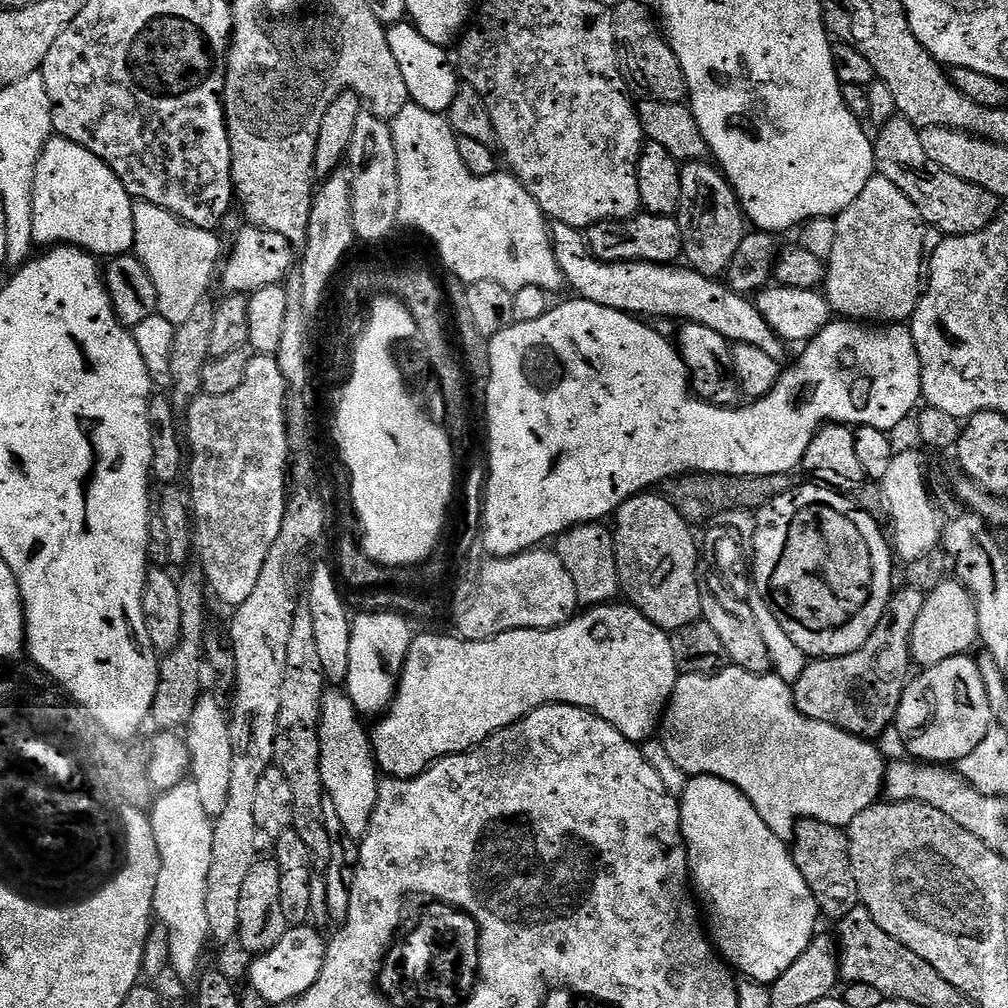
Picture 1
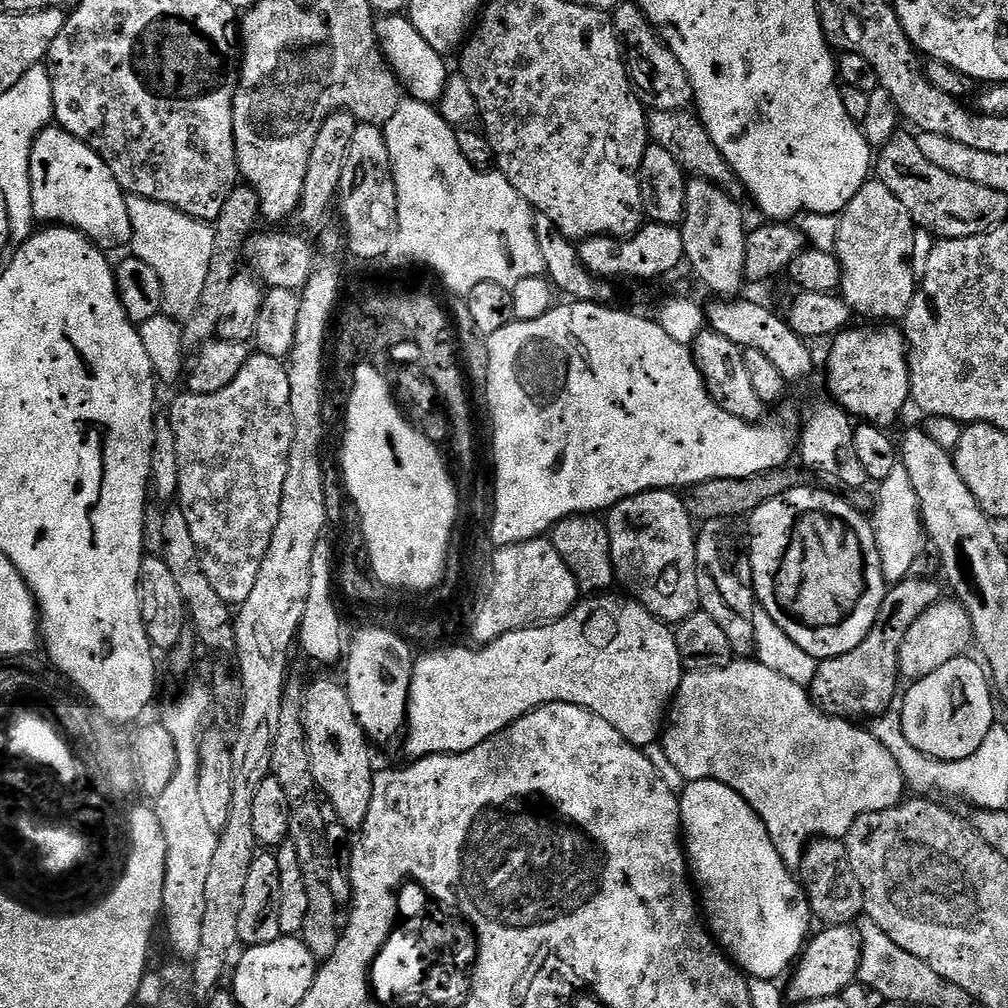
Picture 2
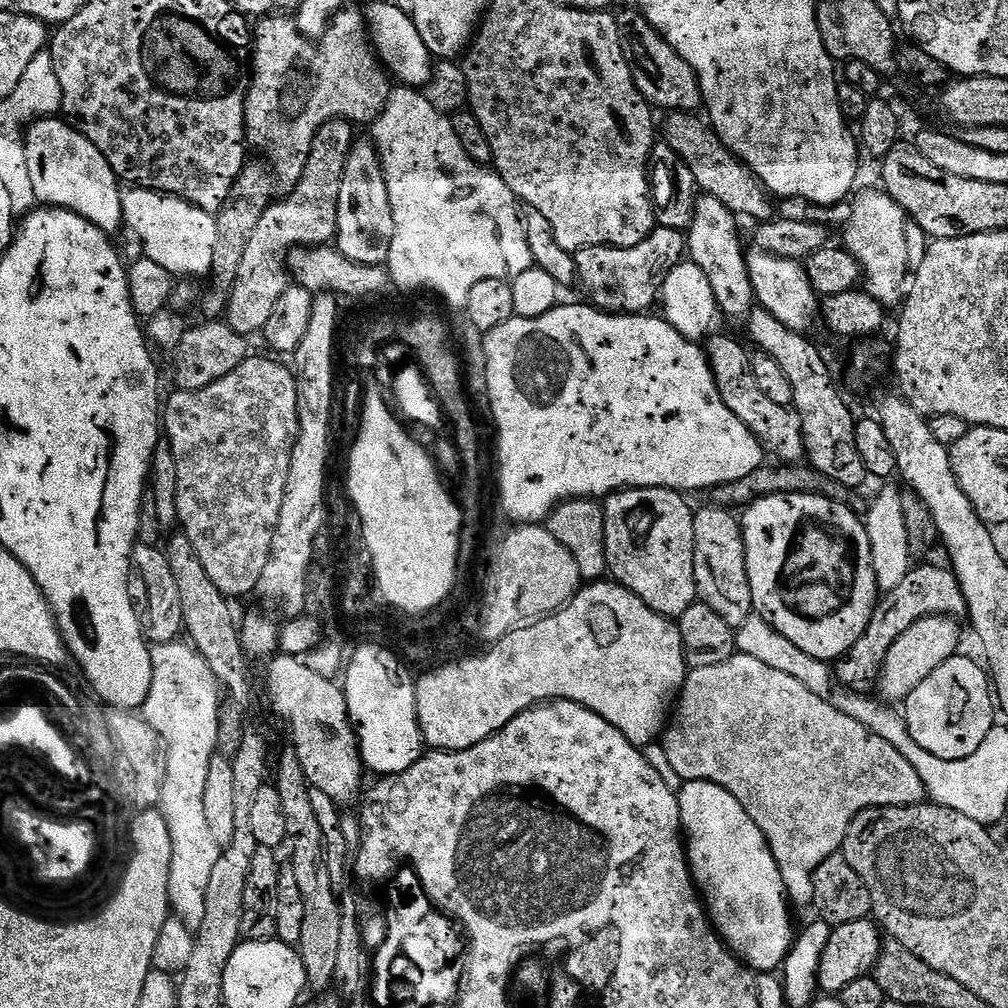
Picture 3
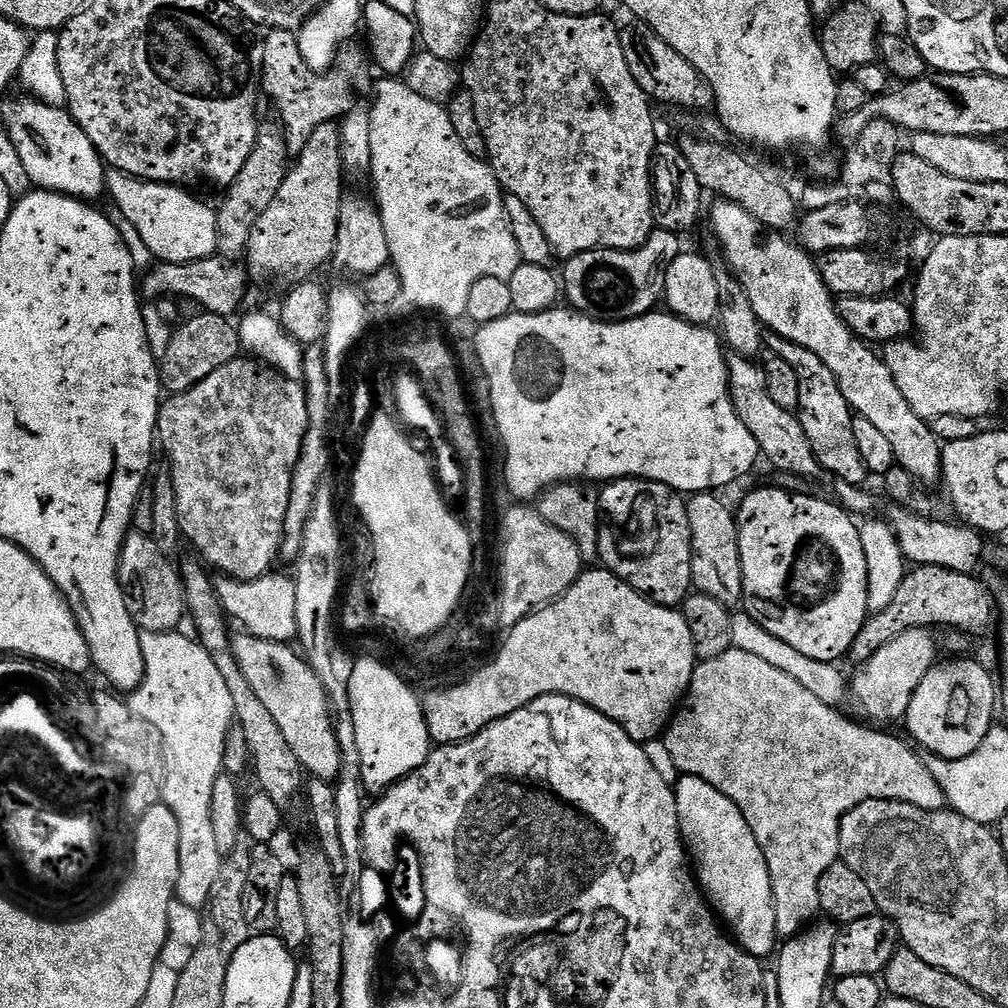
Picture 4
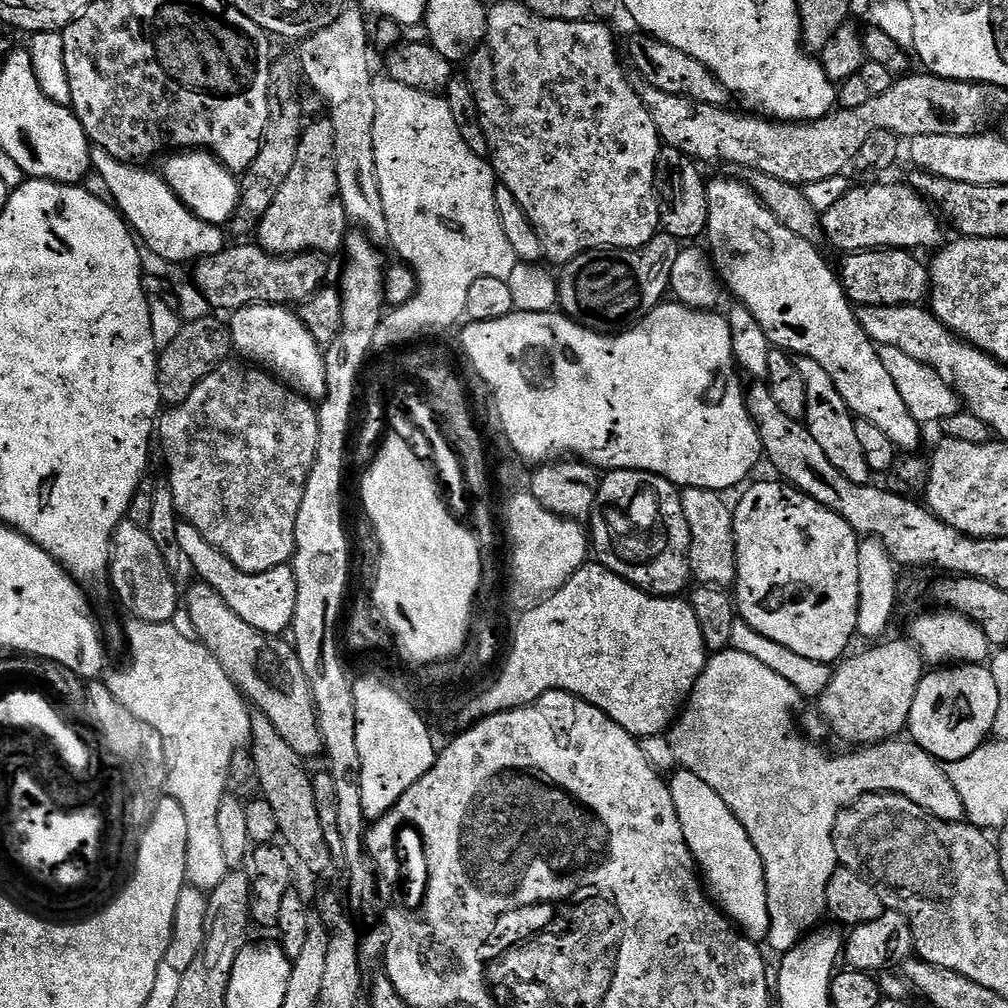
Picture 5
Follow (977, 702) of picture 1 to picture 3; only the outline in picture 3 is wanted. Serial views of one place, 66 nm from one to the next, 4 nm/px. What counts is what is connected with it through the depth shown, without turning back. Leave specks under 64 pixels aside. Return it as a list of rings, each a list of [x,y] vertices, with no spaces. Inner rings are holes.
[[[957,654],[942,662],[902,704],[914,742],[918,742],[922,750],[930,750],[930,754],[947,760],[974,754],[974,750],[982,746],[982,738],[994,727],[994,689],[990,677],[981,665],[979,668],[964,655]]]

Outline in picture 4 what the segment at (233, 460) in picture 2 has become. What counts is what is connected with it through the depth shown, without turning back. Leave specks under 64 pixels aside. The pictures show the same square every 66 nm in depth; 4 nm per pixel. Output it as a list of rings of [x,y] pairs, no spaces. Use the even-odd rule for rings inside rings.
[[[237,358],[226,362],[226,366],[218,366],[210,378],[202,378],[198,386],[185,392],[169,395],[160,405],[160,413],[156,419],[156,435],[159,447],[164,447],[168,455],[166,467],[174,478],[174,494],[178,494],[178,526],[181,537],[197,548],[199,559],[209,569],[217,573],[232,576],[236,580],[257,580],[260,576],[269,575],[273,571],[272,563],[280,556],[280,547],[284,541],[286,526],[286,510],[290,506],[290,486],[294,482],[294,470],[298,466],[298,458],[302,454],[302,442],[308,429],[308,411],[306,410],[306,394],[300,380],[292,380],[282,375],[275,368],[269,368],[263,362],[252,358]]]

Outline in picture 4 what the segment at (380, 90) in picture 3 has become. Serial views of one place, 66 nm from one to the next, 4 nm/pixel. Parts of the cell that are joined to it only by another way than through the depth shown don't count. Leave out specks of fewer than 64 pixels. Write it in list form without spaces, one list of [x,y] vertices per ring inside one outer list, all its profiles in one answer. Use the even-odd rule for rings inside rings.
[[[272,30],[267,35],[262,51],[262,92],[267,103],[269,100],[276,107],[284,140],[288,143],[288,155],[295,158],[302,154],[306,142],[310,142],[310,134],[314,134],[318,126],[339,121],[352,111],[352,91],[367,82],[370,64],[363,51],[360,53],[348,46],[337,56],[332,71],[321,74],[310,70],[306,58],[302,58],[296,32]]]

